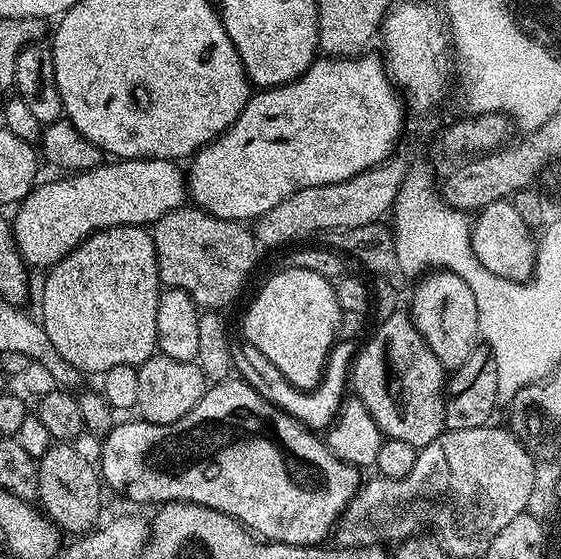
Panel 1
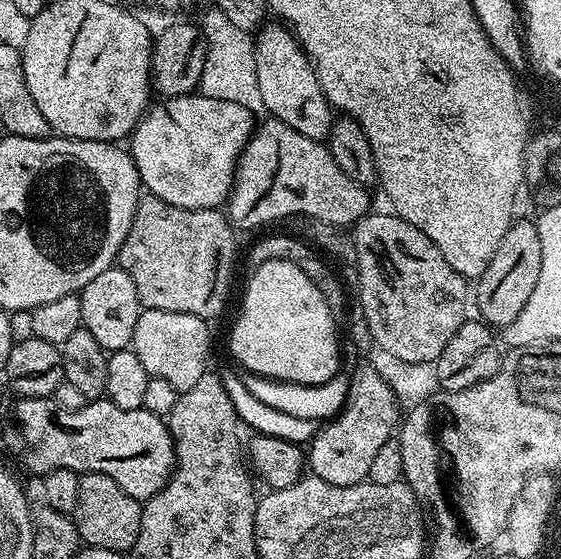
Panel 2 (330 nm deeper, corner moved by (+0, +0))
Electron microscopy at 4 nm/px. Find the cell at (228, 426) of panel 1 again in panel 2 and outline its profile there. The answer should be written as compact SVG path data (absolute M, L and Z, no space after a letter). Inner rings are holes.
M25 396L15 401L11 420L12 425L4 432L4 444L9 454L36 478L59 468L77 474L106 474L126 494L143 502L166 486L176 467L167 423L144 408L122 410L106 398L97 398L83 408L64 409L47 396Z

